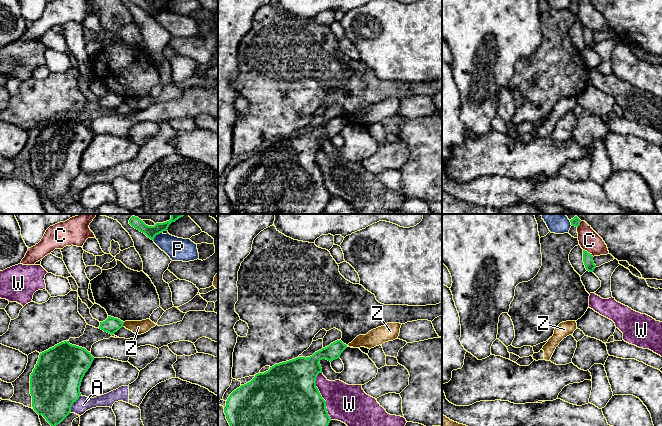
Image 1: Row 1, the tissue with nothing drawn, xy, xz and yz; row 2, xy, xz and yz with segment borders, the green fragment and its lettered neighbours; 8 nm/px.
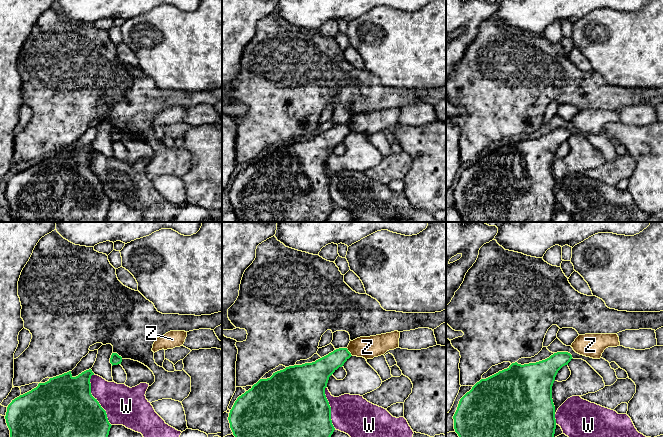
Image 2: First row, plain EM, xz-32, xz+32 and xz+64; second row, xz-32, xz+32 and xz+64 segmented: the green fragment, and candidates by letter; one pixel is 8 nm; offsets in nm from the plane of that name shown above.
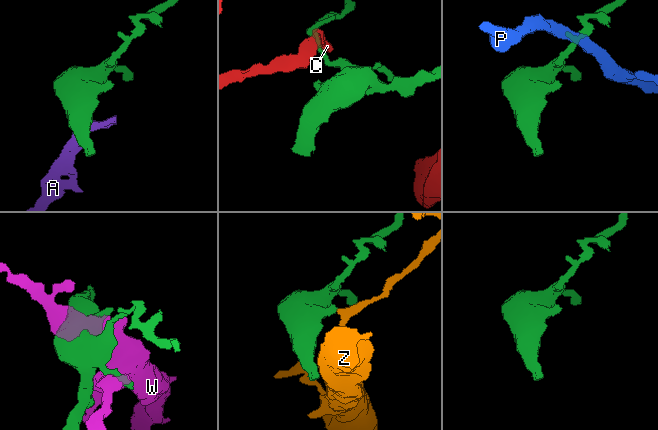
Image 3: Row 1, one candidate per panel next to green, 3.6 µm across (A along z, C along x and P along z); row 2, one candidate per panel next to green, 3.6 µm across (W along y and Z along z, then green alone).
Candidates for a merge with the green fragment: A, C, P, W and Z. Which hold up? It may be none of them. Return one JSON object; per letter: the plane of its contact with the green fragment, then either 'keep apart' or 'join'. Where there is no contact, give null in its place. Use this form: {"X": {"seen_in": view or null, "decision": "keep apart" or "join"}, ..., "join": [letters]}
{"A": {"seen_in": "xy", "decision": "keep apart"}, "C": {"seen_in": "yz", "decision": "keep apart"}, "P": {"seen_in": "xy", "decision": "keep apart"}, "W": {"seen_in": "xz", "decision": "keep apart"}, "Z": {"seen_in": "xy", "decision": "keep apart"}, "join": []}

